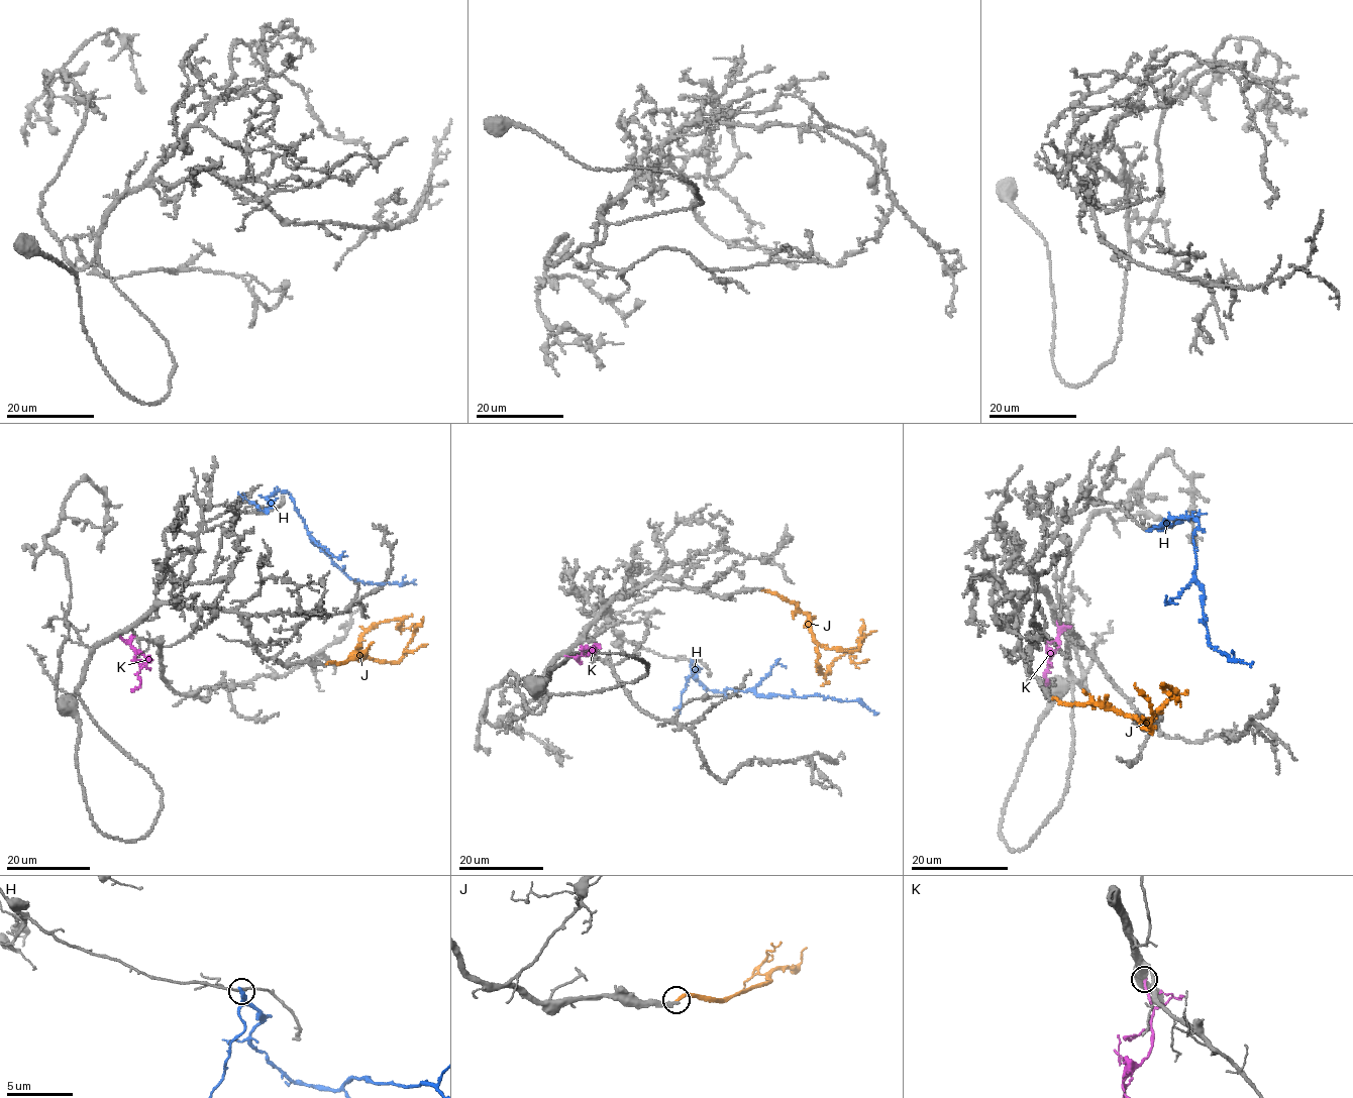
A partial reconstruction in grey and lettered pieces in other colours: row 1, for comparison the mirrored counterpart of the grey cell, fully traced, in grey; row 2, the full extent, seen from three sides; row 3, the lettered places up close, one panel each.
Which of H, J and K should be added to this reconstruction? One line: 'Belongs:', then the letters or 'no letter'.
Belongs: J

